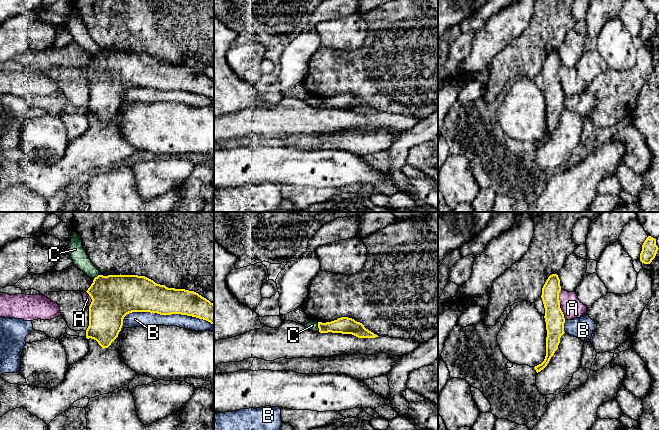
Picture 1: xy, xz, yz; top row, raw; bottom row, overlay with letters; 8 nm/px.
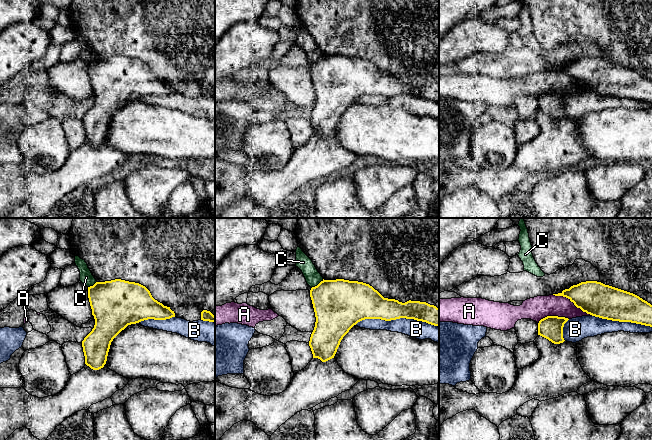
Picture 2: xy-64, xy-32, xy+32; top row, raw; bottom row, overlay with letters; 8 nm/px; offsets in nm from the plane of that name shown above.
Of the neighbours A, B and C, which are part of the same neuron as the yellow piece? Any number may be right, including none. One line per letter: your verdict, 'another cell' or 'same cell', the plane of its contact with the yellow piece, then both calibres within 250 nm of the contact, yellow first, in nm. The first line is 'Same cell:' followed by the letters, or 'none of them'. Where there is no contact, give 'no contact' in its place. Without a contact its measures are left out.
Same cell: none of them
A: another cell; contact in yz; calibres 160 and 170 nm
B: another cell; contact in xy; calibres 280 and 130 nm
C: another cell; contact in xz; calibres 140 and 80 nm

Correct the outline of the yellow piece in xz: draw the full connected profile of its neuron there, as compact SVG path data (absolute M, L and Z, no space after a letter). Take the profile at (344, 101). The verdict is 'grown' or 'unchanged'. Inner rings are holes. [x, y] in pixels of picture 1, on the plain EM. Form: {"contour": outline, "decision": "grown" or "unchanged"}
{"contour": "M341 93L326 99L318 98L318 104L320 109L352 110L358 114L378 113L378 111L366 105L362 99L348 93Z", "decision": "unchanged"}

